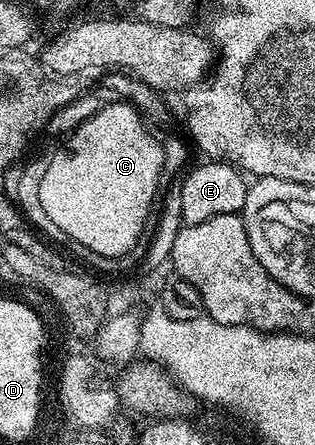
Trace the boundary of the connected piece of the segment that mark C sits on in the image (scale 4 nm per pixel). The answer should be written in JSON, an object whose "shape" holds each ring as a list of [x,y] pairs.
{"shape":[[[113,101],[113,106],[101,105],[92,118],[77,127],[68,141],[68,150],[52,162],[52,170],[44,178],[44,210],[52,214],[54,224],[64,226],[68,234],[75,234],[80,242],[92,246],[90,252],[106,258],[120,260],[136,246],[144,221],[152,210],[152,201],[158,198],[159,176],[163,170],[163,148],[161,143],[147,130],[145,119],[135,107],[125,101]]]}

